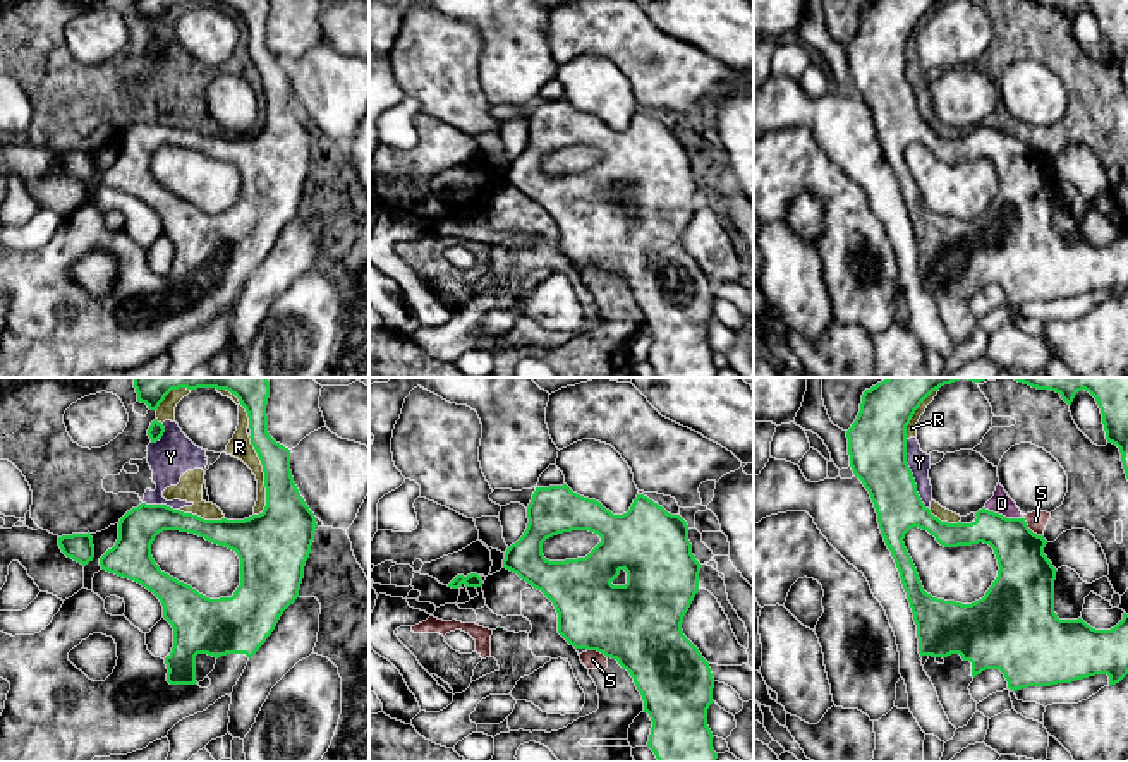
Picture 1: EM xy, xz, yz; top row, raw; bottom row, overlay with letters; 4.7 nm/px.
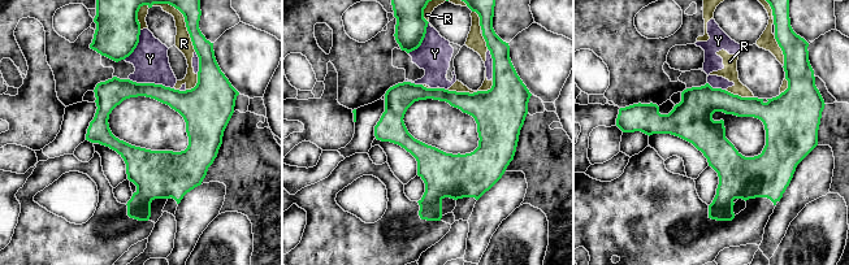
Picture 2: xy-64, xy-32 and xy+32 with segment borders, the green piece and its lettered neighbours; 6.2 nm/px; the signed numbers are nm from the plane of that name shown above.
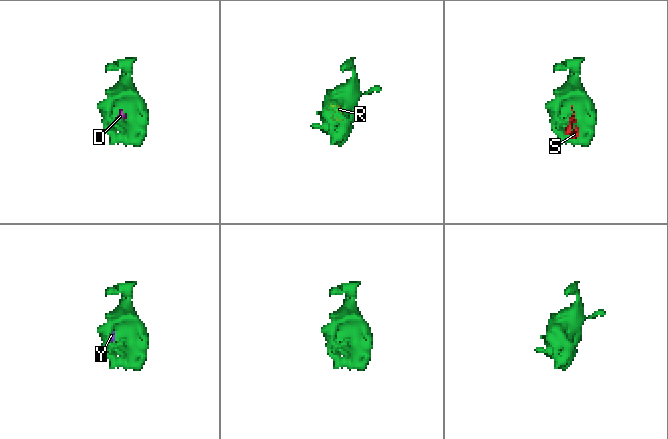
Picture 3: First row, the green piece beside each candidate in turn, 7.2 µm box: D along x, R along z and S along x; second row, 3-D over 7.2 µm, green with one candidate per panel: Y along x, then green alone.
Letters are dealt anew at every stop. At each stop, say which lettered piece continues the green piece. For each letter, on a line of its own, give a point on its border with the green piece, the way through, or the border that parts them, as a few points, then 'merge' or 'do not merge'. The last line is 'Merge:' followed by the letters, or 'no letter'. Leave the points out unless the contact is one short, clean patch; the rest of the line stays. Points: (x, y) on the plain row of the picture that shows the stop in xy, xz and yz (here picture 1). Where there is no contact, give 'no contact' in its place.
D: yz (1001, 131) | do not merge
R: xy (265, 91) | do not merge
S: yz (1029, 145) | do not merge
Y: yz (912, 90) | do not merge
Merge: no letter

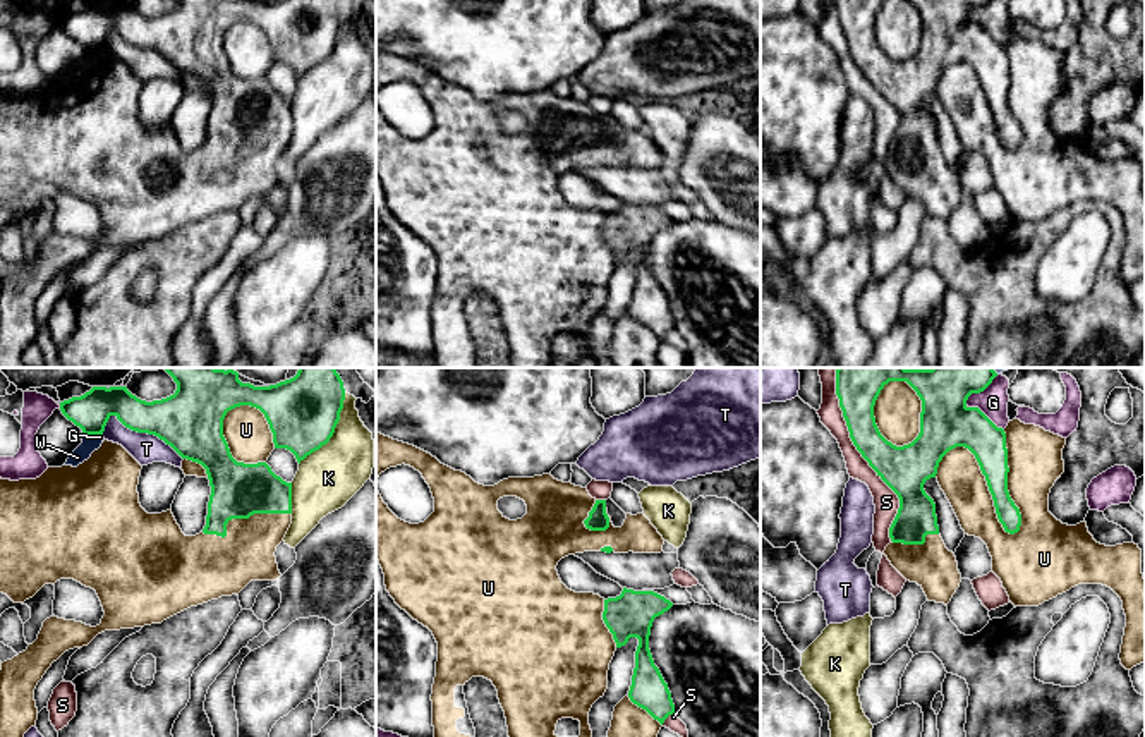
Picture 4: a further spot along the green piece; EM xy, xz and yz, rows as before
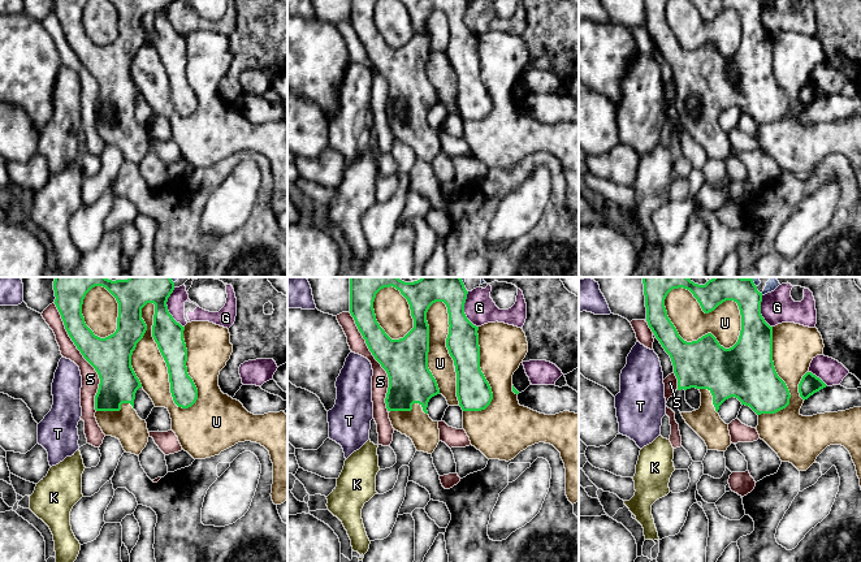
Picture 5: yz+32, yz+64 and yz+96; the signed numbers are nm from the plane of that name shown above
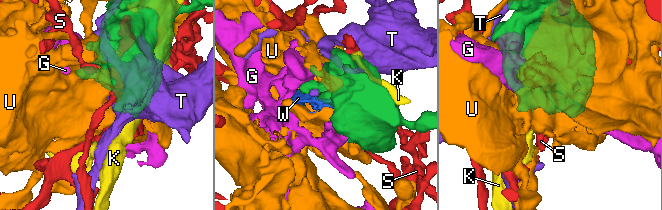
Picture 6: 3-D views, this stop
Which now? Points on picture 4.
G: yz (977, 23) | do not merge
K: xy (333, 47) | do not merge
S: yz (867, 76) | do not merge
T: xy (143, 47) | do not merge
U: yz (984, 90) | merge
W: xy (90, 48) | do not merge
Merge: U

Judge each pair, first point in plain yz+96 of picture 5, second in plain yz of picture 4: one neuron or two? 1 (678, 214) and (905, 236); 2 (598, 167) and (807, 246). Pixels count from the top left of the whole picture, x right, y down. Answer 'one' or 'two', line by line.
1: two
2: one

